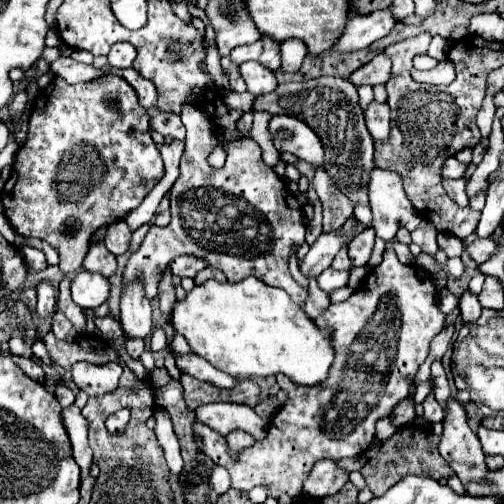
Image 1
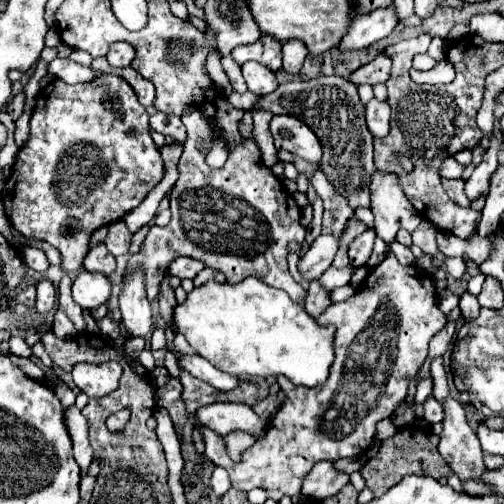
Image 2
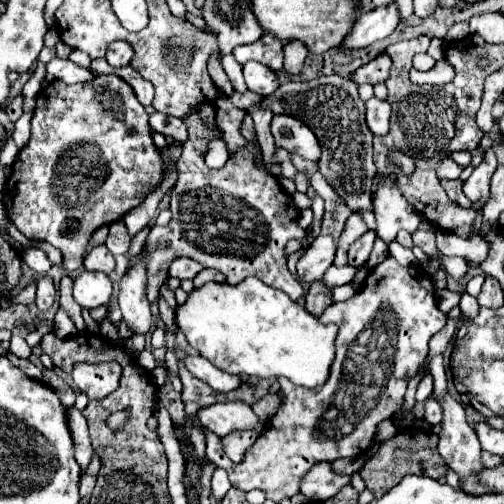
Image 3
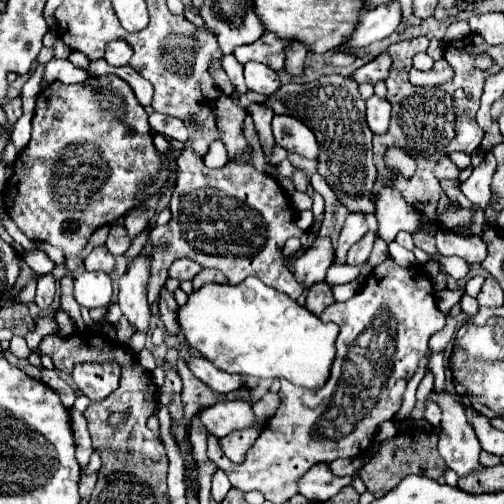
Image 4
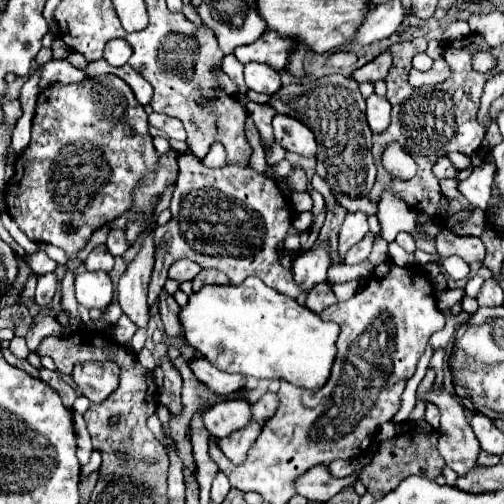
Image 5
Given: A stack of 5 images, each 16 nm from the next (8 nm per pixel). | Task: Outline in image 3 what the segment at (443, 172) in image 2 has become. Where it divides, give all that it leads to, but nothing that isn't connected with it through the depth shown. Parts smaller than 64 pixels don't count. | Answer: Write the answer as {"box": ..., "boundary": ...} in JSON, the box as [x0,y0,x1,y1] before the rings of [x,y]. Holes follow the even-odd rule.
{"box":[436,158,462,178],"boundary":[[[452,158],[440,160],[440,164],[436,168],[438,178],[460,178],[460,174],[462,174],[462,168]]]}

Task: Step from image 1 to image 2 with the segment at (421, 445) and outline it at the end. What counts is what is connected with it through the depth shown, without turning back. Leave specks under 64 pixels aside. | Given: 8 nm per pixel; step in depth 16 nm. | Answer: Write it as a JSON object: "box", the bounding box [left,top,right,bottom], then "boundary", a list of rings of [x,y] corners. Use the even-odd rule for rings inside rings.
{"box":[360,428,450,498],"boundary":[[[404,428],[400,432],[396,432],[392,438],[384,440],[378,454],[374,458],[370,458],[364,468],[360,470],[362,478],[366,480],[366,486],[374,492],[376,498],[380,498],[384,492],[388,492],[388,488],[396,486],[404,476],[408,474],[416,474],[416,476],[430,476],[434,480],[448,476],[450,468],[444,462],[444,458],[438,454],[438,436],[430,430],[422,430],[422,428]]]}

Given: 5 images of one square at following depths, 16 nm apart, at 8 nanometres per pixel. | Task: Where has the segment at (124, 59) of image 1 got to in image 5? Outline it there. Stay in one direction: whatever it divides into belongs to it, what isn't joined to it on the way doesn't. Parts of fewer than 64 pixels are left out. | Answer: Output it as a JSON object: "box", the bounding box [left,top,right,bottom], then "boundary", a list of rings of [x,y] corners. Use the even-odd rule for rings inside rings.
{"box":[104,38,132,66],"boundary":[[[114,38],[106,42],[104,48],[104,58],[106,62],[110,62],[112,66],[122,66],[128,62],[128,58],[132,56],[132,48],[128,42],[124,42],[124,38]]]}

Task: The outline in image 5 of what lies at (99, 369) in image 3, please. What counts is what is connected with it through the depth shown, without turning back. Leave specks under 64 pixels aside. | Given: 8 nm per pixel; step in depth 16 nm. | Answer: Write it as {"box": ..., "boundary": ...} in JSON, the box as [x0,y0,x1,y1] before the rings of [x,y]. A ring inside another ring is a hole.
{"box":[72,362,119,404],"boundary":[[[80,362],[72,378],[78,390],[94,404],[104,402],[119,385],[119,368],[112,362]]]}

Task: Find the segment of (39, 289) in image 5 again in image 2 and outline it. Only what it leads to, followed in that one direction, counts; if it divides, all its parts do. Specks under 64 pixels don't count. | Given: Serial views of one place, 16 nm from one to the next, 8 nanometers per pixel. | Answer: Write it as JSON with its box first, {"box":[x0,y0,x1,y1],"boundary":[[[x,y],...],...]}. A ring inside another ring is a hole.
{"box":[36,278,56,314],"boundary":[[[48,278],[38,282],[38,296],[36,296],[36,308],[40,314],[46,314],[54,308],[56,302],[56,290]]]}

